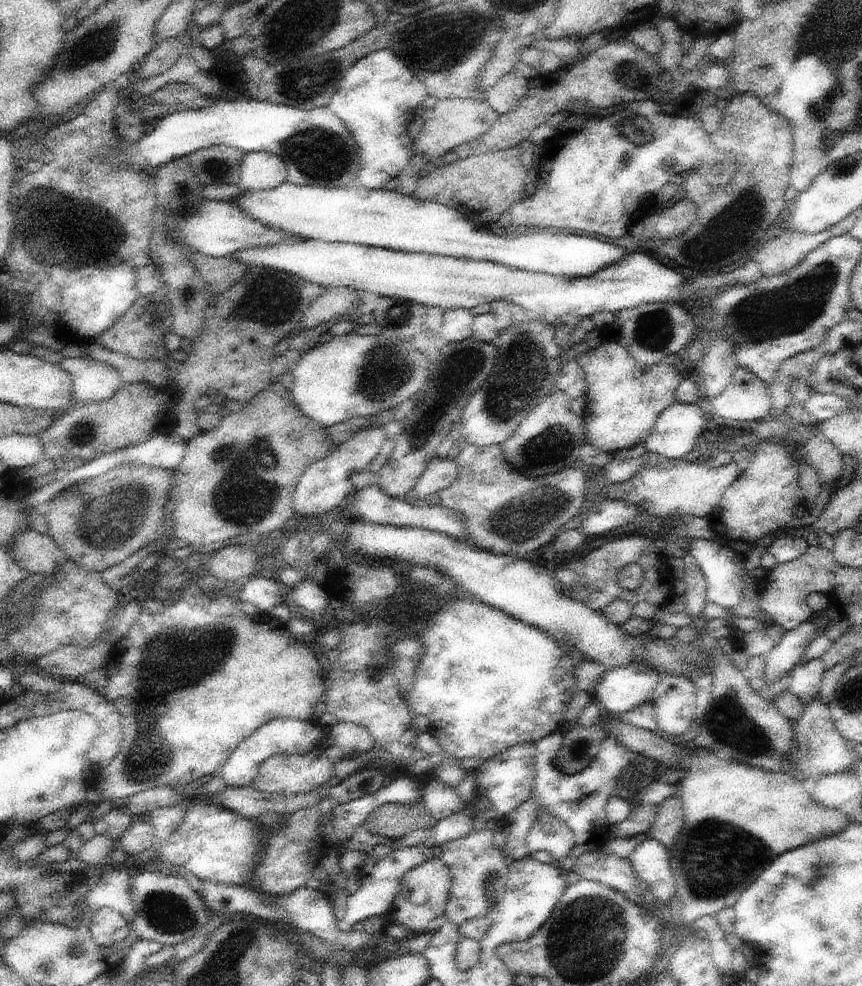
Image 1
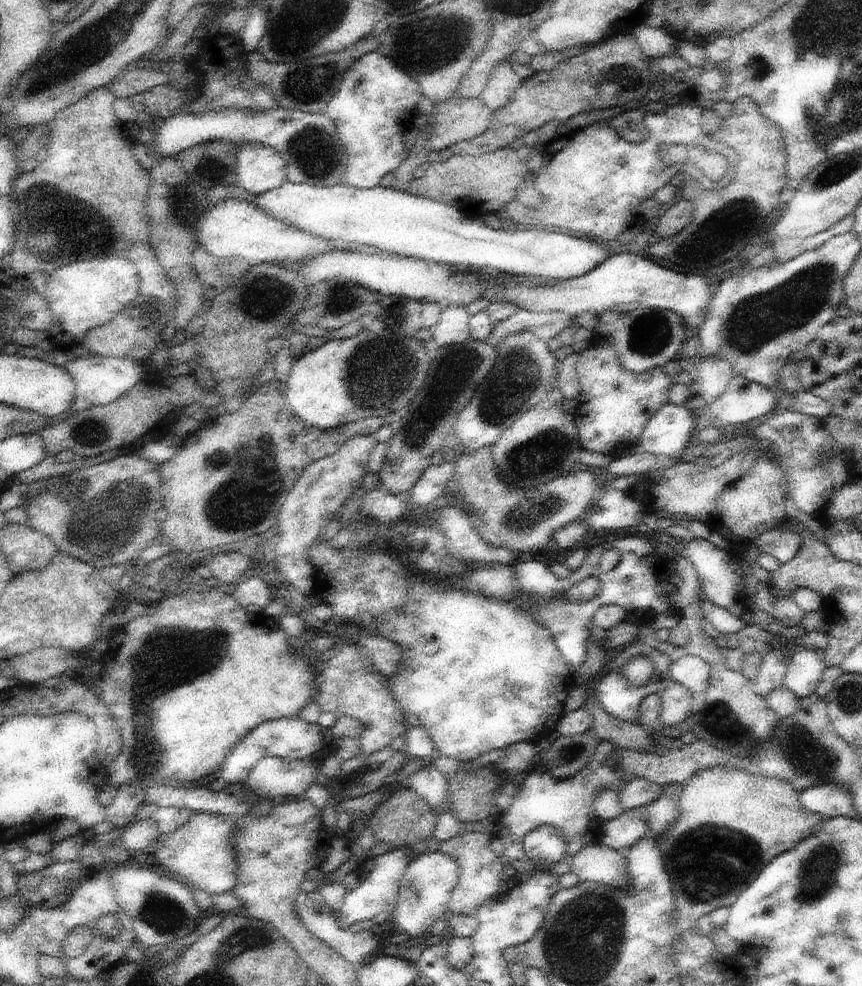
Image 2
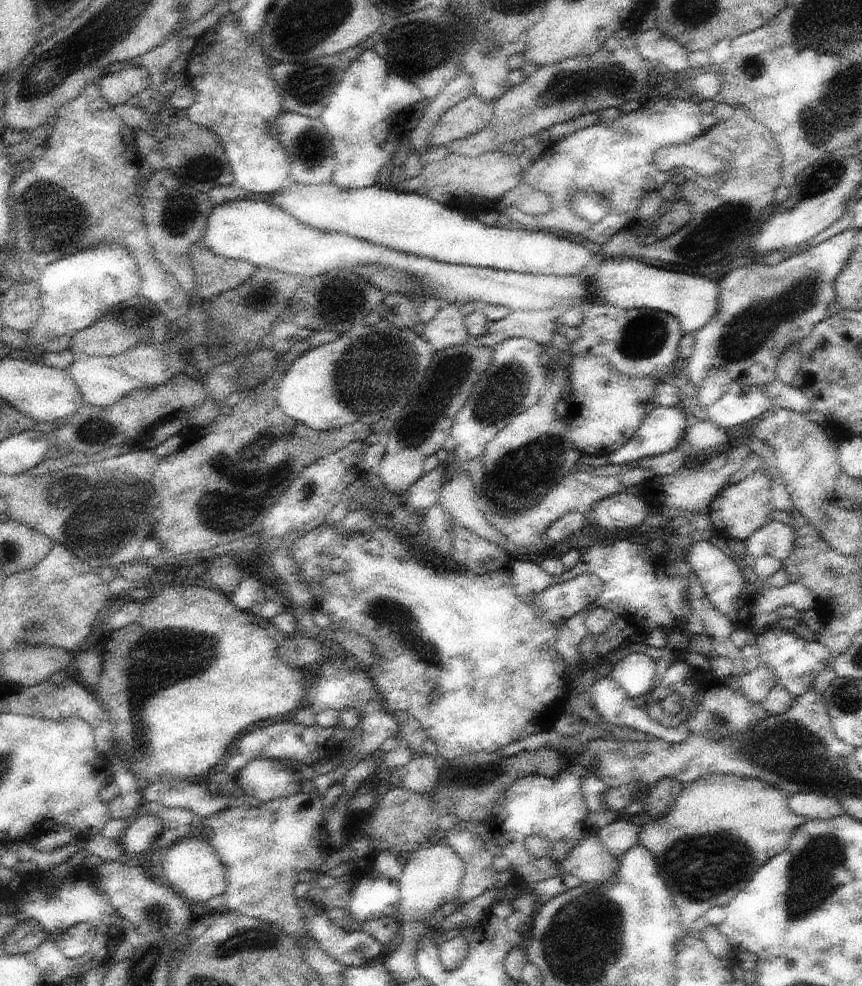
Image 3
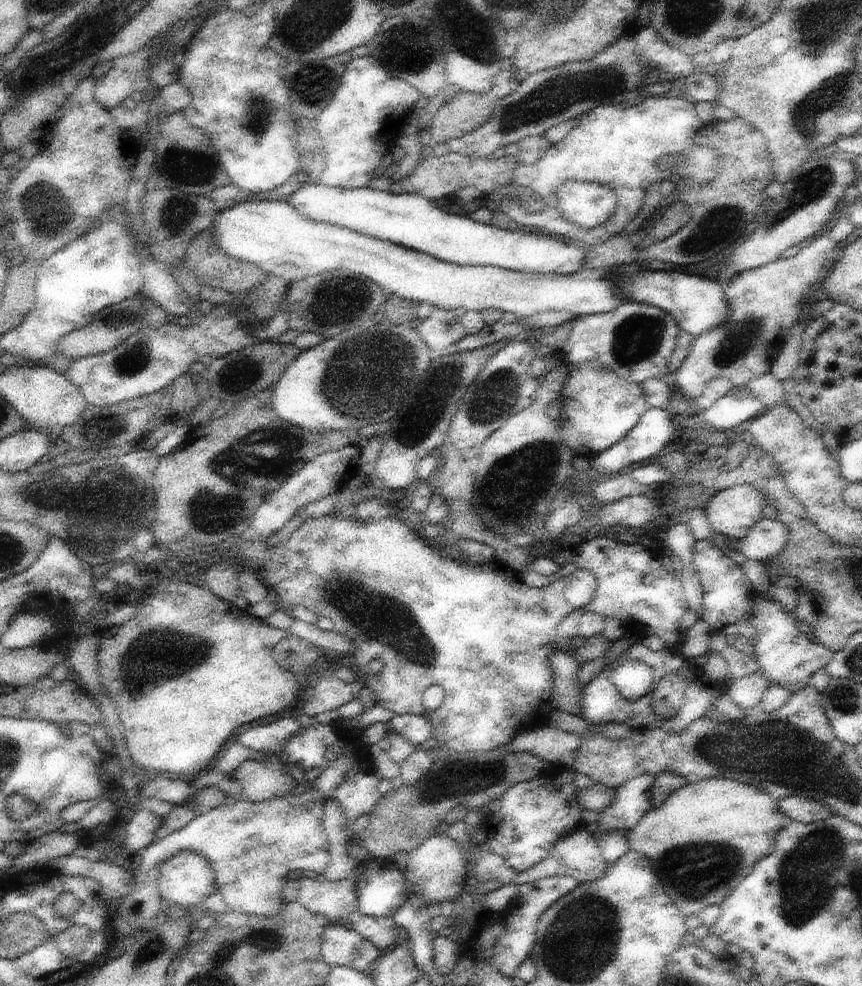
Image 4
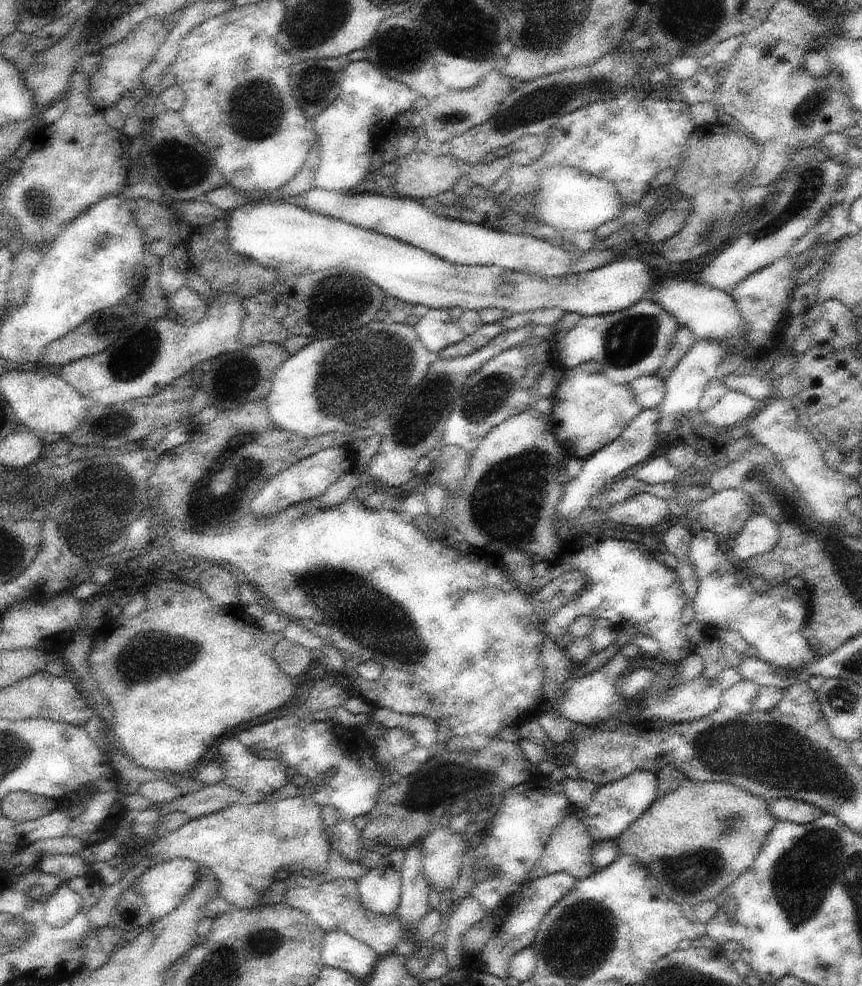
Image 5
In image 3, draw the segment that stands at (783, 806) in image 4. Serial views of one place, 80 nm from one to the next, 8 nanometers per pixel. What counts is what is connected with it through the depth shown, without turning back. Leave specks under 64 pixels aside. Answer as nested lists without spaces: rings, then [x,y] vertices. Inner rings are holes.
[[[816,791],[792,795],[789,798],[789,807],[794,813],[809,819],[831,819],[846,814],[840,801]]]

